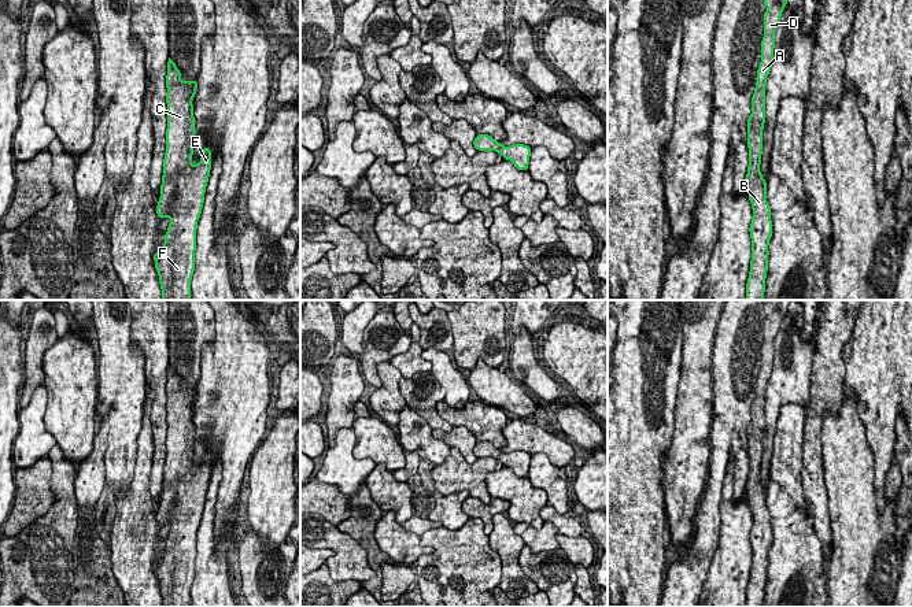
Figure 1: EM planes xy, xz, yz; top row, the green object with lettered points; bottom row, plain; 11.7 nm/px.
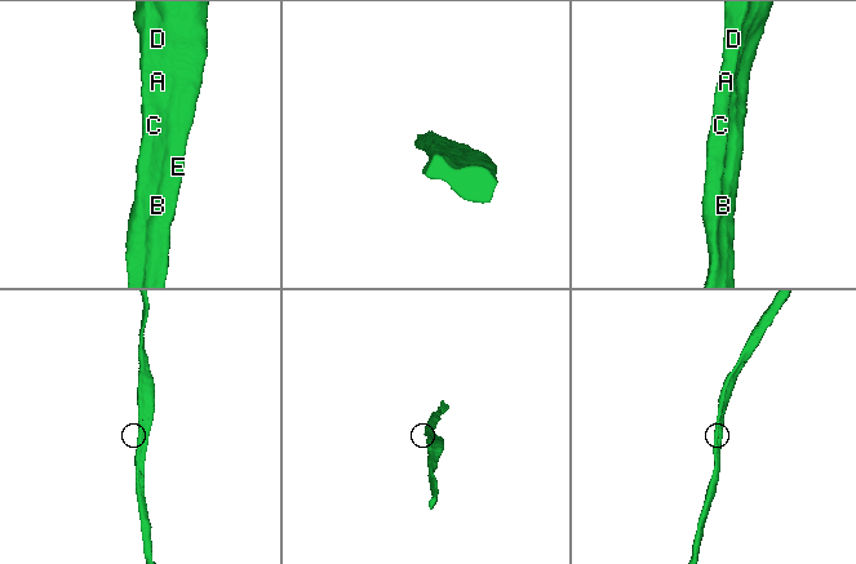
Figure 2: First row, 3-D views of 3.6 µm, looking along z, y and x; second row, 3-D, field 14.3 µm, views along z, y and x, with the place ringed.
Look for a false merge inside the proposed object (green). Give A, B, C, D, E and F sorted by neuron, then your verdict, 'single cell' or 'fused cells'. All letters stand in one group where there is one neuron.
groups A B C D E F; single cell

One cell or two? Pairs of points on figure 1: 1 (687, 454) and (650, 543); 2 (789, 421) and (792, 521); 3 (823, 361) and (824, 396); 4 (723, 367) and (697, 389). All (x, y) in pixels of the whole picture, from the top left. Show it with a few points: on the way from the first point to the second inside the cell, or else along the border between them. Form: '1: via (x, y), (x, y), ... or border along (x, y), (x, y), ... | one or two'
1: border along (663, 472), (664, 504) | two
2: via (787, 446), (786, 496) | one
3: via (824, 369), (824, 388) | one
4: border along (713, 347), (711, 411) | two

